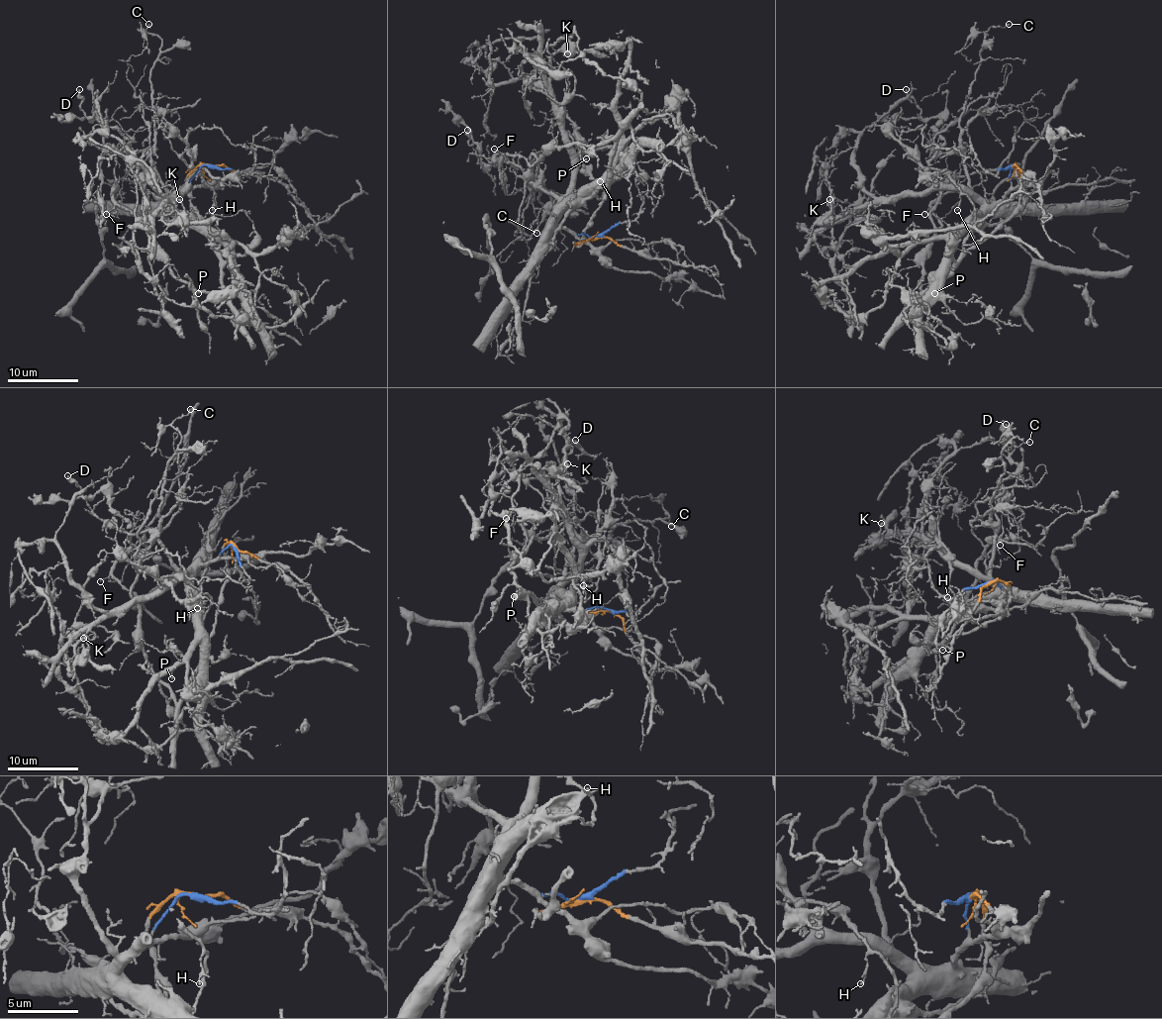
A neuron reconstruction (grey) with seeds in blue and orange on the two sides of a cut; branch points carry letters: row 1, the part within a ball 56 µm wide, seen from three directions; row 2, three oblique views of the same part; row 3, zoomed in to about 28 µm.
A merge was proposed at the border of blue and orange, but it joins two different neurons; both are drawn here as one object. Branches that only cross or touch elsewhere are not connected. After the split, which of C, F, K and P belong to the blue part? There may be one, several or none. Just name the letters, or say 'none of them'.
C, K

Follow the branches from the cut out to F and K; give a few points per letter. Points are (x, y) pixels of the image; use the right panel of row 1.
F: (1013, 166), (1018, 176), (1018, 207), (916, 299), (920, 293), (922, 251), (940, 226), (931, 205), (924, 214)
K: (1012, 166), (1012, 185), (999, 203), (987, 203), (958, 189), (924, 189), (887, 196), (827, 223), (828, 200)

